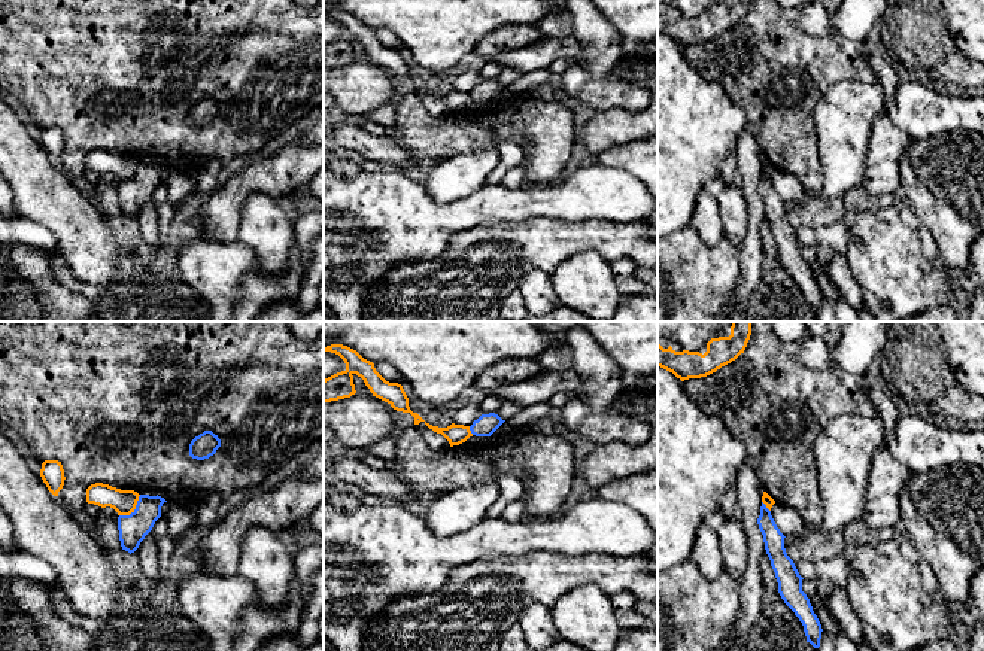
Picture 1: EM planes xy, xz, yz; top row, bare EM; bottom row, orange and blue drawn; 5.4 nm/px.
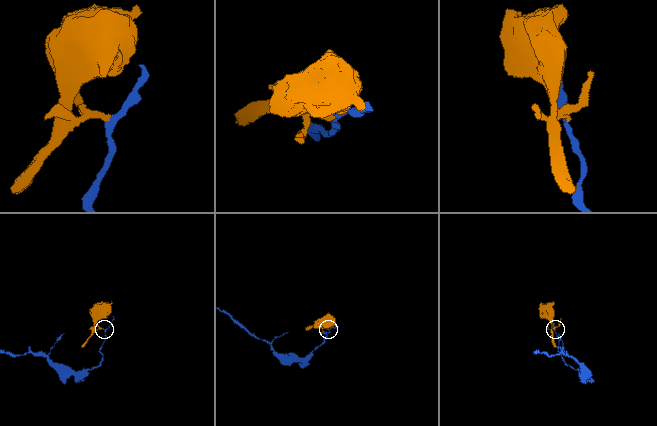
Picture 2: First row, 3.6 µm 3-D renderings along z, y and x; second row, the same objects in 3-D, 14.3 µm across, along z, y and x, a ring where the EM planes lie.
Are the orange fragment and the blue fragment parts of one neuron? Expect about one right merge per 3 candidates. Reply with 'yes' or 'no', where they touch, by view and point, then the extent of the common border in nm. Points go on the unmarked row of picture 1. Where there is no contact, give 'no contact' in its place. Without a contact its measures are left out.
no | xy (133, 176) | 170 nm

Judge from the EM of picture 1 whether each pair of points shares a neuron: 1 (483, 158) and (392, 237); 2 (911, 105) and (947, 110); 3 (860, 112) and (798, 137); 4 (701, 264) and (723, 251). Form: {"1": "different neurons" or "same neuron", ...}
{"1": "different neurons", "2": "same neuron", "3": "different neurons", "4": "same neuron"}

